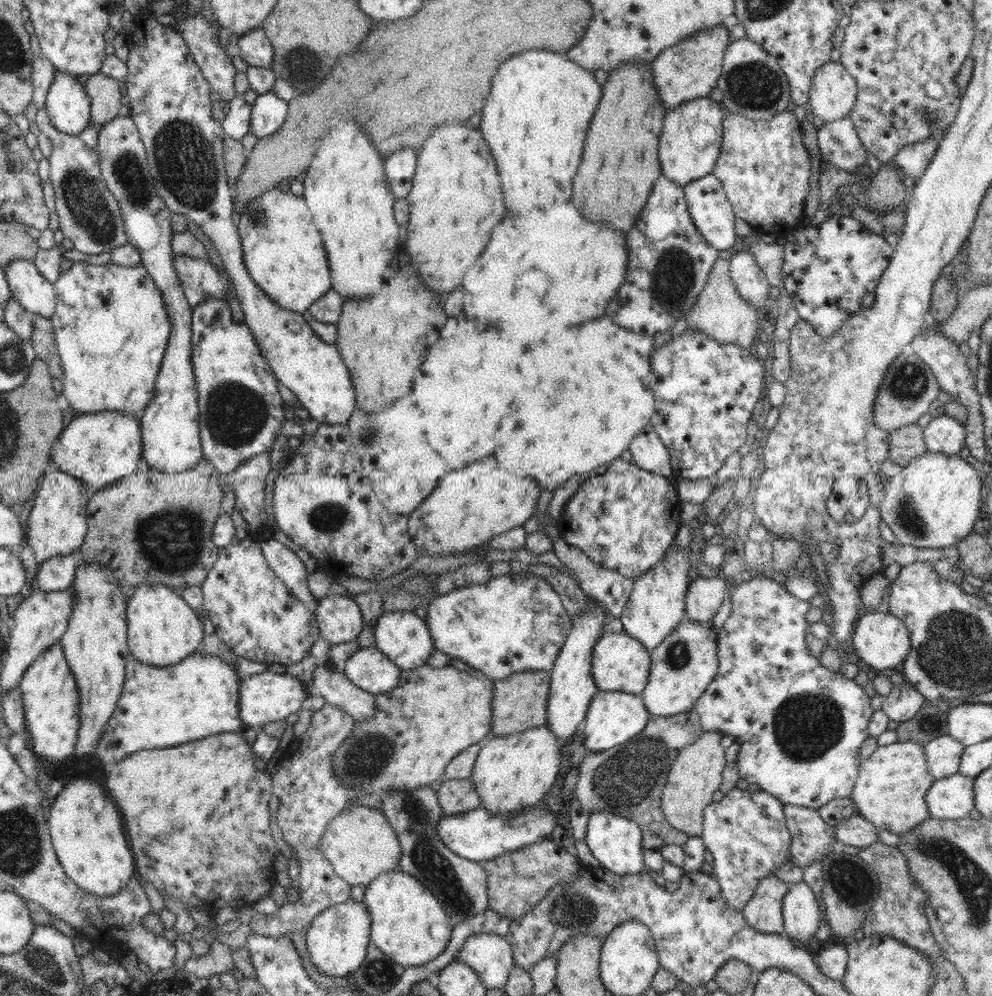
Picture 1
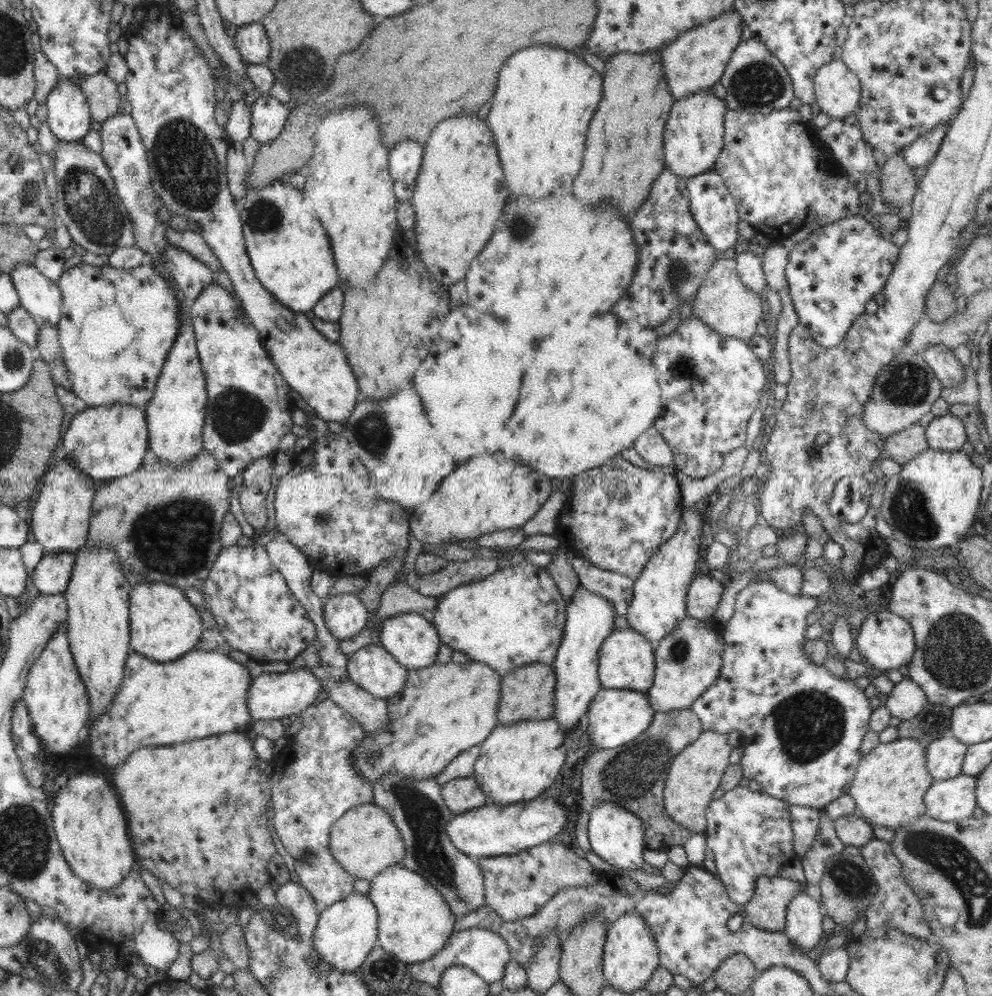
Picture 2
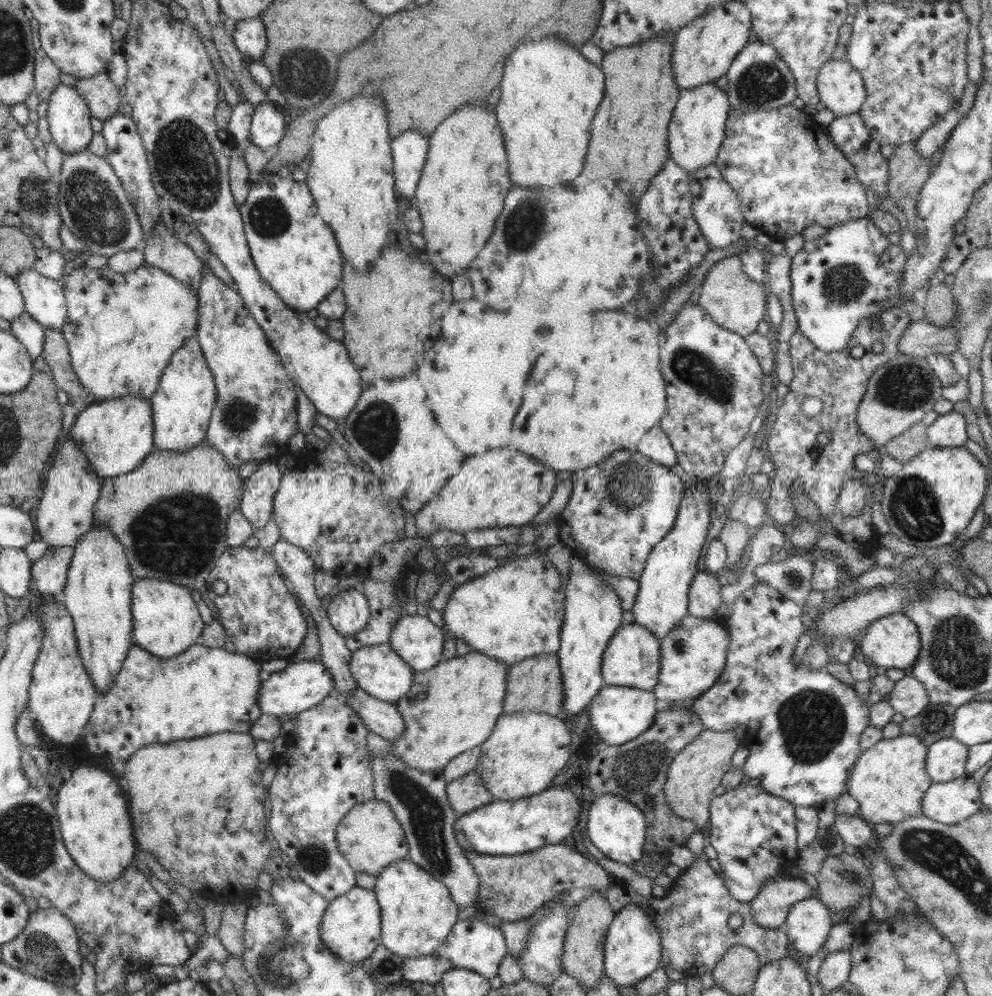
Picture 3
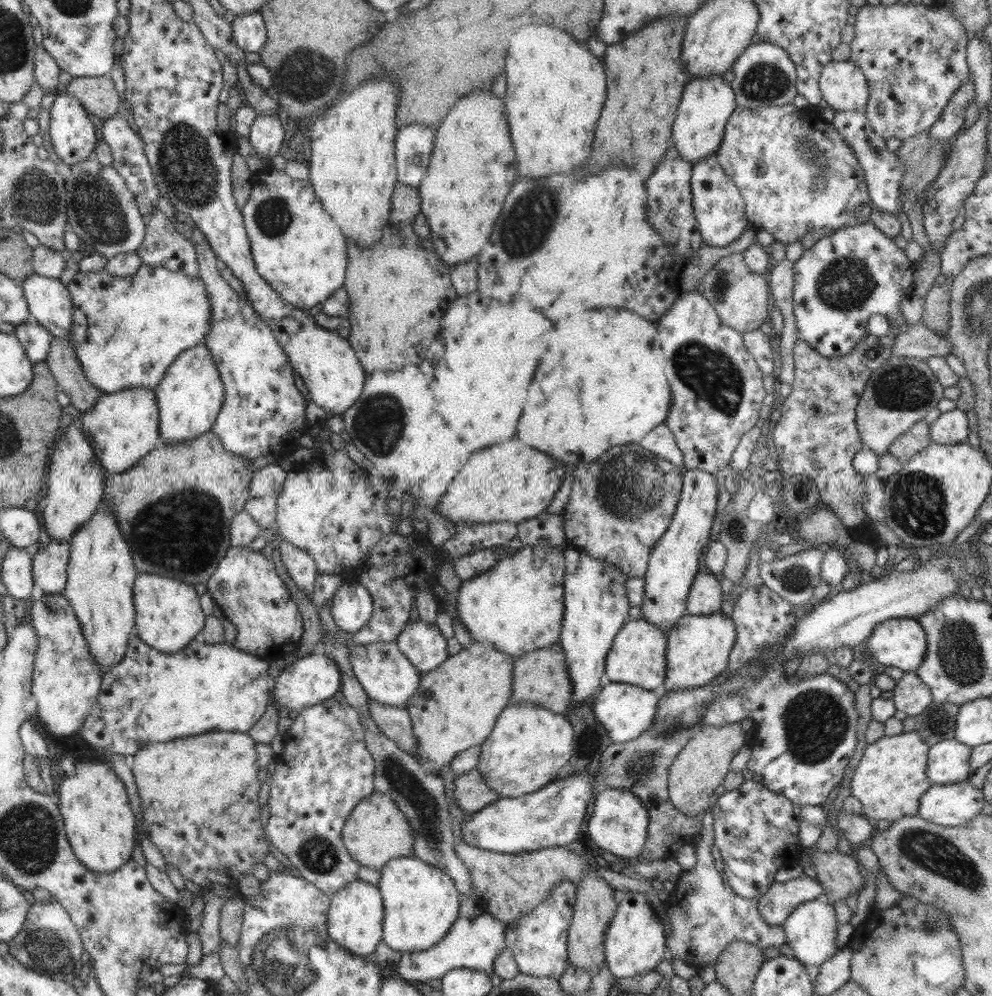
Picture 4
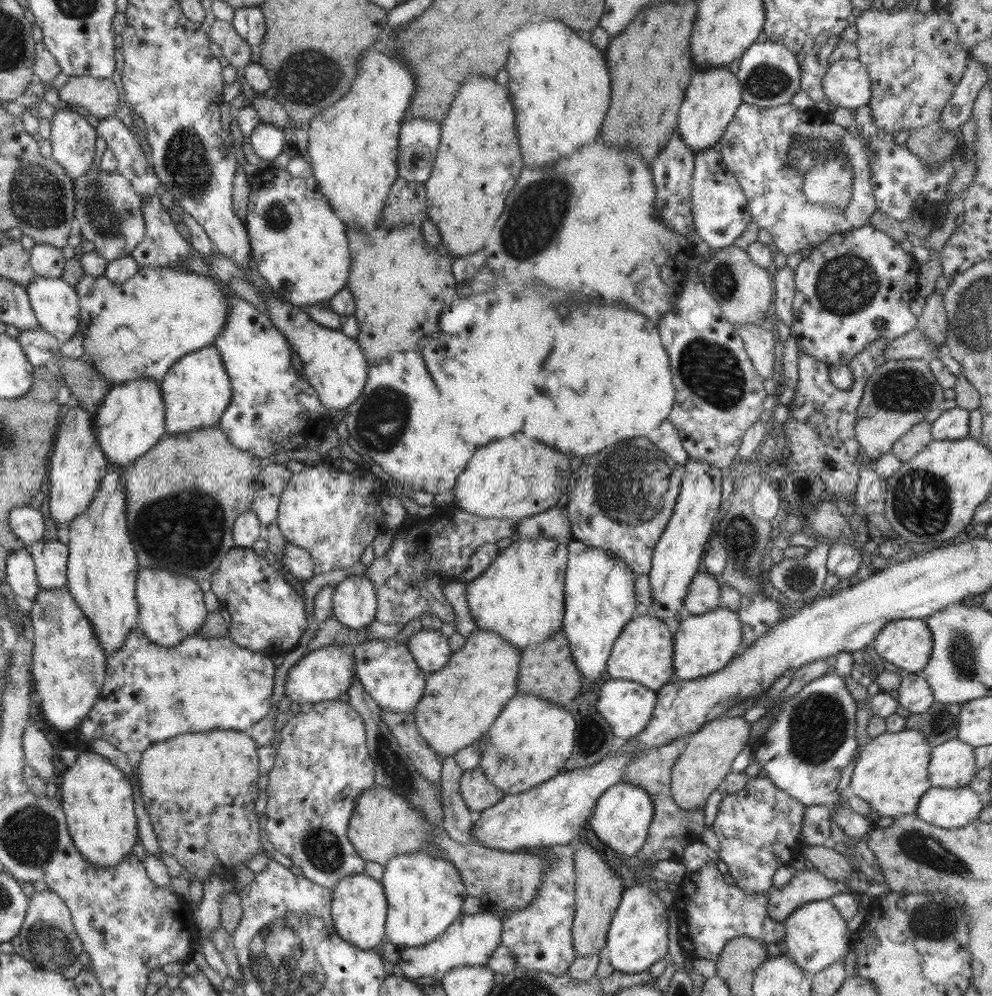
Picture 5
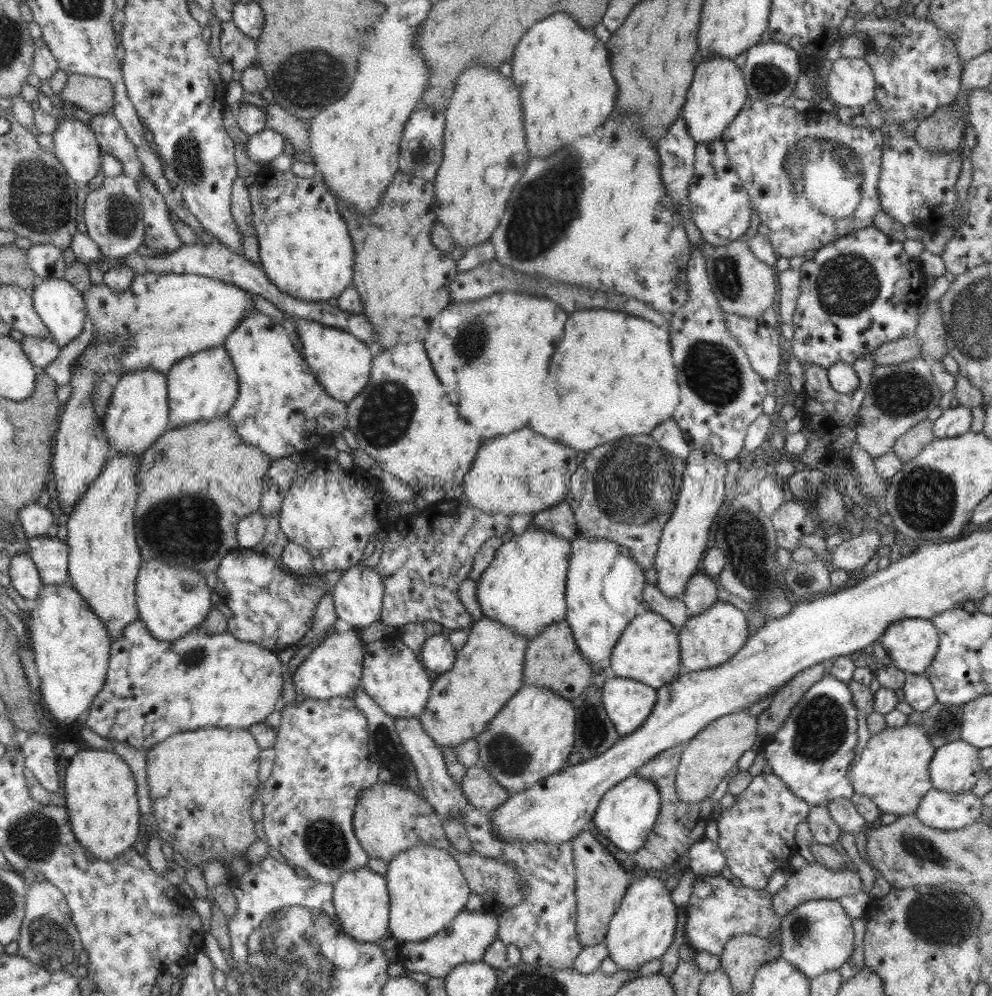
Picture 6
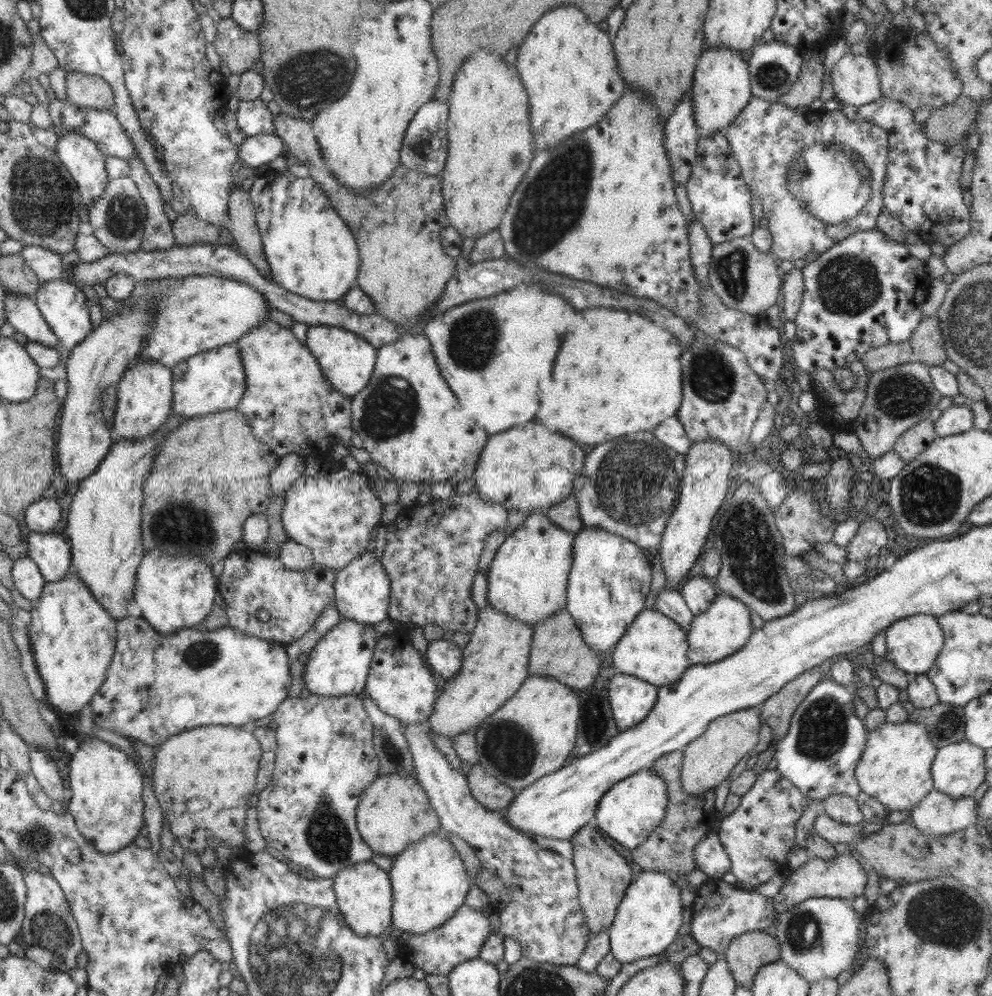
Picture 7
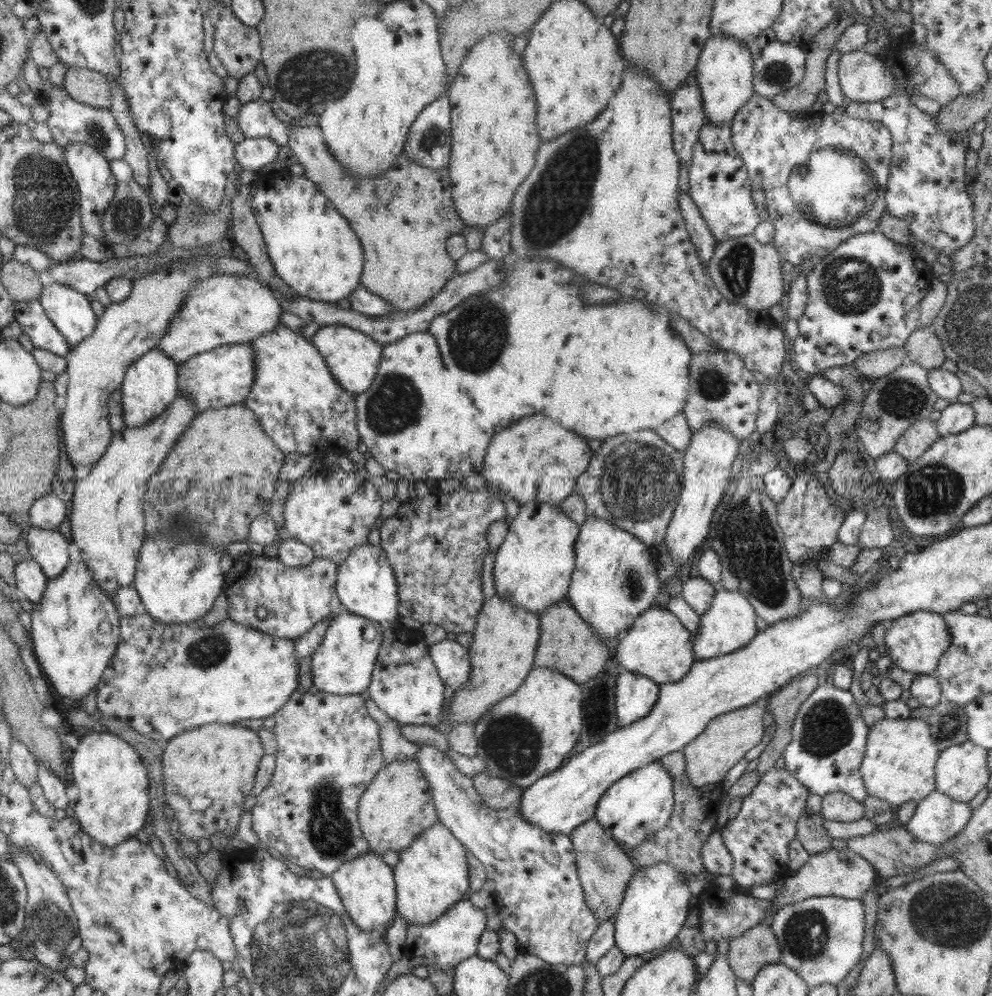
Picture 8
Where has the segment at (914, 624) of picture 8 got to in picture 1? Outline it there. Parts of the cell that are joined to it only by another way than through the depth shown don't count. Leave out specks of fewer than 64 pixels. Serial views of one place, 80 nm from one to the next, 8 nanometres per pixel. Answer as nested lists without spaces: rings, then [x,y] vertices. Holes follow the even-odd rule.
[[[874,611],[866,613],[858,619],[854,634],[852,636],[851,646],[854,647],[855,653],[859,660],[865,662],[866,667],[876,670],[891,668],[903,664],[908,652],[910,652],[911,640],[906,625],[897,616],[885,611]]]

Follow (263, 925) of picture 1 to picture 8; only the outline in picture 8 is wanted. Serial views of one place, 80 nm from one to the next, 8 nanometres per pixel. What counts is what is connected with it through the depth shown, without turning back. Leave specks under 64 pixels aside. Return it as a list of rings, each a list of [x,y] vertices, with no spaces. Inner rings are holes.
[[[308,690],[306,692],[294,691],[288,702],[279,708],[274,714],[274,728],[272,729],[277,740],[277,751],[275,756],[275,769],[268,783],[268,786],[256,797],[256,804],[252,807],[252,830],[258,837],[258,846],[263,848],[270,846],[274,850],[278,850],[284,858],[287,858],[306,870],[320,870],[326,877],[338,870],[345,862],[354,860],[370,851],[368,841],[363,837],[363,832],[359,827],[357,819],[357,808],[360,797],[366,790],[366,787],[372,782],[376,773],[385,764],[382,749],[380,748],[380,727],[376,720],[369,715],[365,705],[365,695],[335,695],[330,692],[322,692],[318,690]]]

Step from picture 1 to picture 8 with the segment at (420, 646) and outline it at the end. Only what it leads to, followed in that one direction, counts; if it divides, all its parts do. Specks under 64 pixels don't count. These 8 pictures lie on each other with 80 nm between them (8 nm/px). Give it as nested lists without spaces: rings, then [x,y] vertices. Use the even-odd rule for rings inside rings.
[[[444,639],[429,645],[429,653],[444,684],[453,689],[468,686],[471,660],[466,646],[455,640]]]

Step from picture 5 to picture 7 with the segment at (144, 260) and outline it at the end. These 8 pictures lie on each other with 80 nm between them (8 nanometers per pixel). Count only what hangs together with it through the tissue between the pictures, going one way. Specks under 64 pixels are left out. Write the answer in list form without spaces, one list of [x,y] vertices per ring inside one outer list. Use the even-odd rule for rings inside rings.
[[[133,148],[133,157],[128,160],[131,171],[129,177],[136,183],[139,193],[144,200],[144,205],[146,205],[146,222],[145,231],[142,235],[142,240],[139,246],[140,251],[152,252],[158,250],[166,250],[175,245],[175,238],[172,232],[172,226],[170,225],[170,220],[164,213],[164,201],[161,197],[158,185],[150,178],[142,159],[139,154]]]

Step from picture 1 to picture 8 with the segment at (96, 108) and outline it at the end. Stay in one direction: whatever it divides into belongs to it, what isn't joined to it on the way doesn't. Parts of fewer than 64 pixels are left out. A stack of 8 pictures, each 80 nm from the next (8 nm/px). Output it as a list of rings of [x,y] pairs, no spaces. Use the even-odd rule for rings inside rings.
[[[66,68],[63,89],[70,98],[96,108],[109,109],[112,104],[111,84],[106,76],[86,68]]]

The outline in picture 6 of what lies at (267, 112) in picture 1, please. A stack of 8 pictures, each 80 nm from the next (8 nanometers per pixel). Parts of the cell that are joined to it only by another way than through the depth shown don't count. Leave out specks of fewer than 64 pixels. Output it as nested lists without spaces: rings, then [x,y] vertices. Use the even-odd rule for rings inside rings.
[[[266,127],[263,131],[248,136],[245,144],[246,154],[250,160],[258,164],[259,161],[268,164],[269,161],[283,154],[284,142],[282,135]]]

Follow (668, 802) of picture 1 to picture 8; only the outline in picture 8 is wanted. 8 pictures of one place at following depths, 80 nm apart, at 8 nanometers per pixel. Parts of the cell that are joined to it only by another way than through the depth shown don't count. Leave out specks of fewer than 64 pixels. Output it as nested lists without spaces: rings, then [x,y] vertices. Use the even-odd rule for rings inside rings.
[[[764,695],[754,704],[715,716],[706,728],[683,748],[685,773],[692,786],[722,782],[728,770],[736,766],[748,750],[752,750],[762,742],[764,734],[762,716],[766,714],[769,698],[770,695]]]

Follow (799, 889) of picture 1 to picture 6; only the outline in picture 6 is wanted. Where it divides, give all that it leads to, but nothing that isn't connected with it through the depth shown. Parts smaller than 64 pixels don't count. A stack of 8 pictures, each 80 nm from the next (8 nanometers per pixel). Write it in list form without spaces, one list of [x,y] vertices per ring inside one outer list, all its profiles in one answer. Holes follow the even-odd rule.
[[[836,899],[800,903],[797,908],[781,918],[776,936],[782,950],[781,958],[798,968],[810,980],[823,972],[839,970],[854,951],[853,920]]]

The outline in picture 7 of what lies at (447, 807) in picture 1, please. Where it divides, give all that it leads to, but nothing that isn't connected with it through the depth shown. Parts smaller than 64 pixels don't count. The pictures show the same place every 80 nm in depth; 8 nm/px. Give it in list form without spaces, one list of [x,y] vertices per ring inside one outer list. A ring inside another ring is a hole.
[[[479,764],[472,765],[466,773],[471,795],[489,810],[508,807],[517,792],[486,772]]]

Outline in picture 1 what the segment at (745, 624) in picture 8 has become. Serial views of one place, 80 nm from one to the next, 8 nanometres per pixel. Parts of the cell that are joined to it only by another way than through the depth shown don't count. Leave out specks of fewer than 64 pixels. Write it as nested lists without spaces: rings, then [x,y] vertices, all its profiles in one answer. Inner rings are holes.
[[[685,618],[656,648],[649,651],[648,684],[641,692],[651,716],[672,716],[693,708],[698,697],[718,674],[717,633],[708,625],[685,622]]]

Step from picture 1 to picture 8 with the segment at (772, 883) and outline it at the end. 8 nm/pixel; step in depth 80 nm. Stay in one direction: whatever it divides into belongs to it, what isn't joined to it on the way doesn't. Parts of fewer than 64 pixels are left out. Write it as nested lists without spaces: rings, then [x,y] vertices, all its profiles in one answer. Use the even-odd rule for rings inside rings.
[[[831,848],[826,852],[809,855],[806,864],[796,872],[785,877],[786,882],[774,898],[776,909],[796,902],[820,896],[836,896],[846,899],[863,899],[865,893],[871,889],[875,879],[880,878],[875,868],[857,852],[848,848],[837,850]]]

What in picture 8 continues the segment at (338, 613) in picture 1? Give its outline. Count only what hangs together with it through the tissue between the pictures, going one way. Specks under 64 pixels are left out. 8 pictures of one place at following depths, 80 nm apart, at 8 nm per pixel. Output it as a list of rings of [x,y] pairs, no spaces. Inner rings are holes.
[[[368,543],[354,547],[354,550],[338,565],[336,592],[343,608],[362,618],[386,624],[399,621],[399,596],[395,574],[381,547]]]

